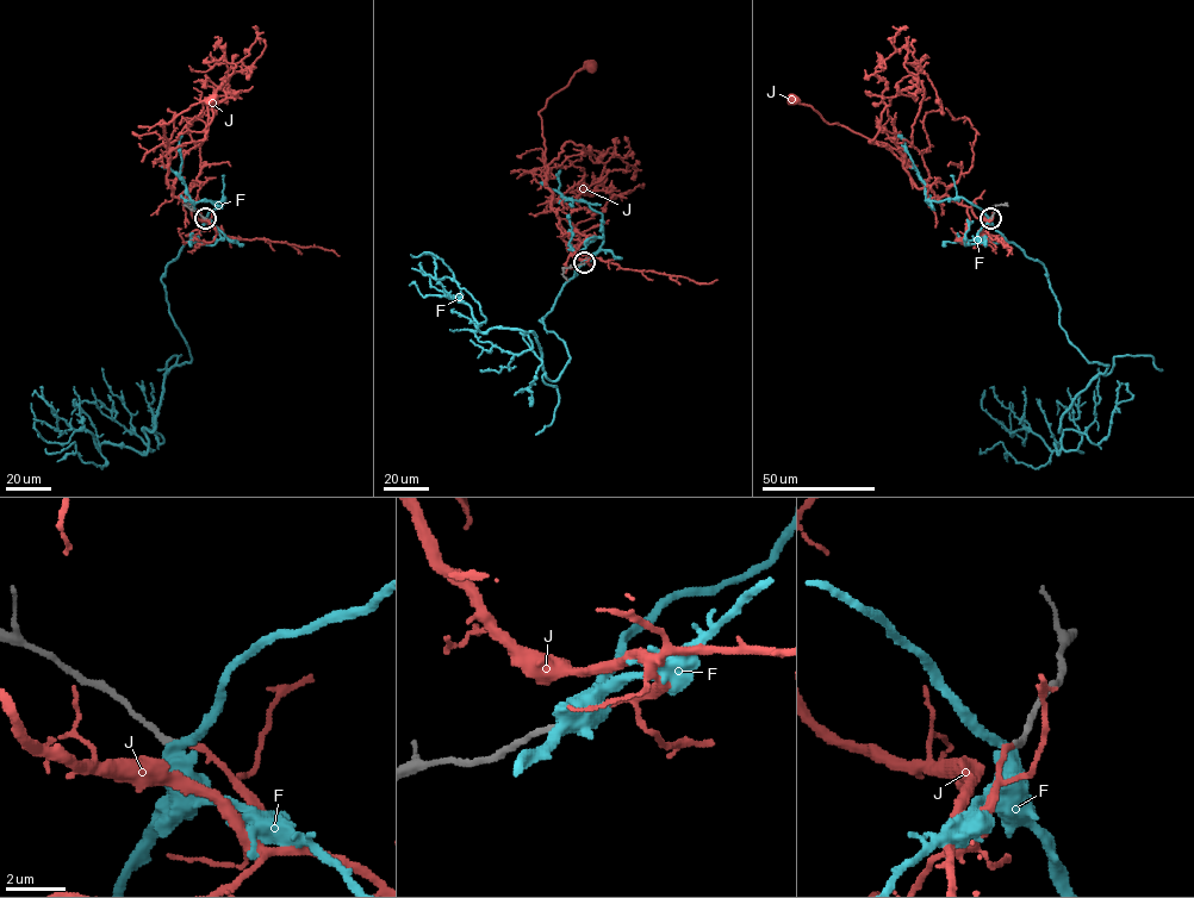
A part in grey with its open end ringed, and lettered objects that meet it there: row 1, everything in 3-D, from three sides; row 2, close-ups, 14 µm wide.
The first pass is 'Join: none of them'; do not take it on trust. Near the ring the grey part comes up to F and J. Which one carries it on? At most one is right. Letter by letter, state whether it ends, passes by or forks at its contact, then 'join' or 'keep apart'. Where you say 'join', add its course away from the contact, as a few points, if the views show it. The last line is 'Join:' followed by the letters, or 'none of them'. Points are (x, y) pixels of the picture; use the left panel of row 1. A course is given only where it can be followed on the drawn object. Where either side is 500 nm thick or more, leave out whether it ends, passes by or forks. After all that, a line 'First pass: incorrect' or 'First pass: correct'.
F: it passes by | keep apart
J: it ends | join | via (205, 218), (210, 225), (173, 195), (167, 176), (176, 150), (166, 148), (160, 125), (211, 100)
Join: J
First pass: incorrect

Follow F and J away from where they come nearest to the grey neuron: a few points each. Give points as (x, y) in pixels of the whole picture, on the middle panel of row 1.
F: (582, 263), (540, 320), (570, 360), (551, 381), (533, 331), (482, 332), (436, 279), (434, 257), (410, 254)
J: (584, 262), (551, 207), (545, 184), (554, 176), (545, 166), (539, 113), (590, 66)

